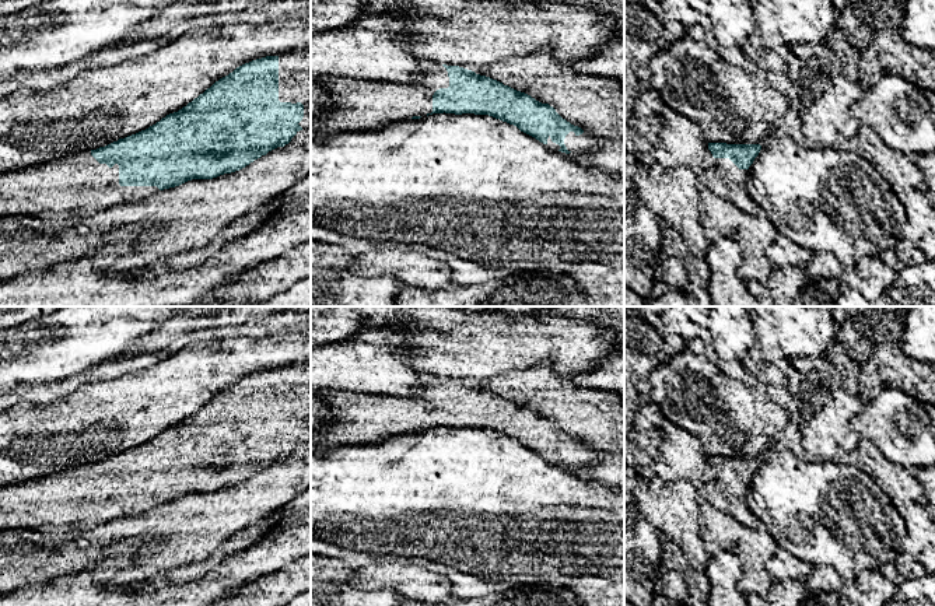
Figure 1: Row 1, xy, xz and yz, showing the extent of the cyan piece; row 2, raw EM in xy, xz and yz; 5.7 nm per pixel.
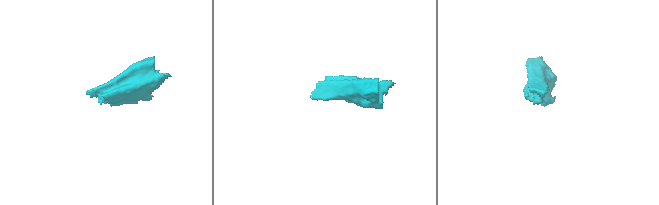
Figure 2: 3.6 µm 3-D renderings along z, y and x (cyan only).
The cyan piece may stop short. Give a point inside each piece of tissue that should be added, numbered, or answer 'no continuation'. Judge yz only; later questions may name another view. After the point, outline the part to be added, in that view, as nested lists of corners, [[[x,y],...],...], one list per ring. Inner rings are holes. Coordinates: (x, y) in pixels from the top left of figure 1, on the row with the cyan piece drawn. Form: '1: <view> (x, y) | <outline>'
1: yz (722, 178) | [[[714,158],[708,169],[697,171],[700,183],[714,195],[733,203],[739,210],[754,214],[759,206],[746,190],[749,169],[739,169],[729,158]]]

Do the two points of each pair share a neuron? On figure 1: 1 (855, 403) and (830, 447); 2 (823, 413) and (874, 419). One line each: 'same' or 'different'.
1: same
2: different

